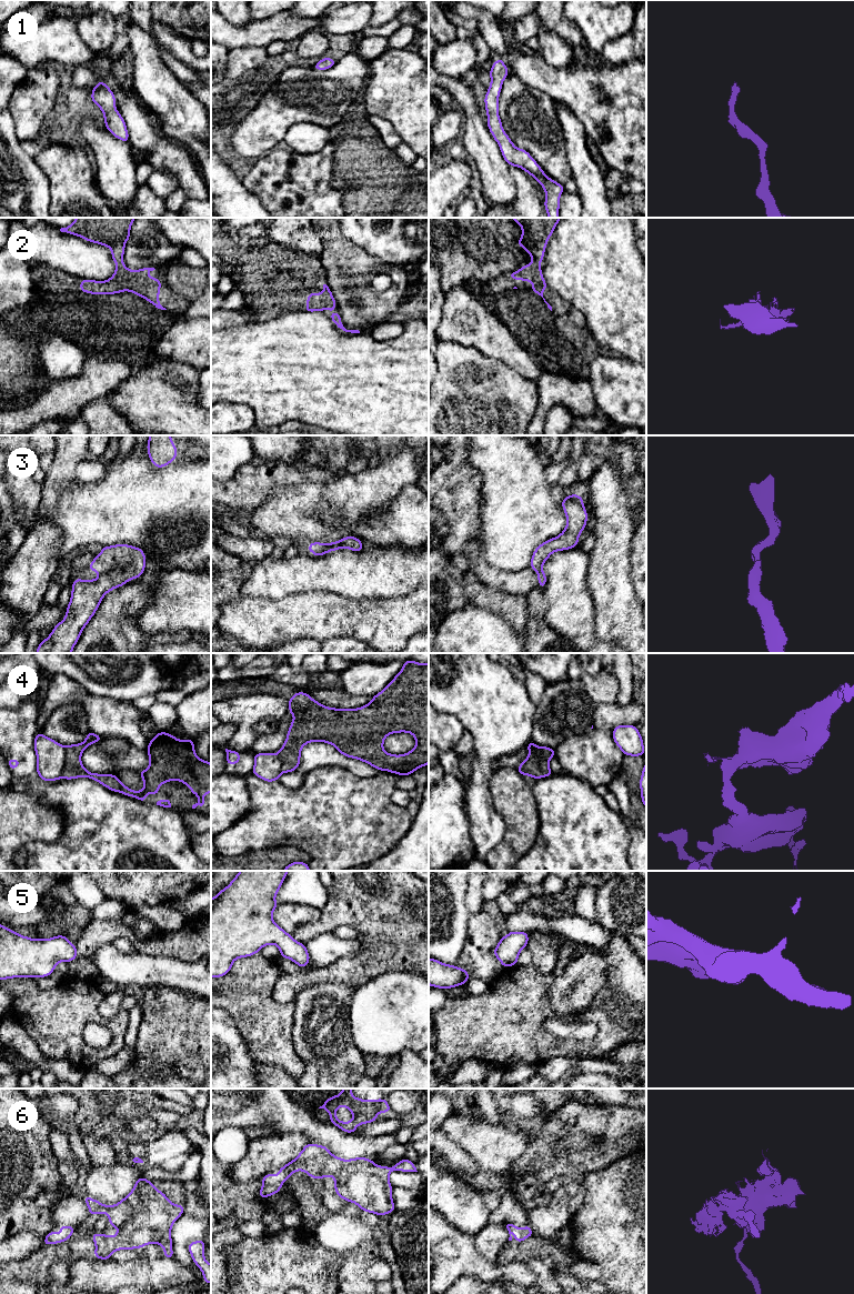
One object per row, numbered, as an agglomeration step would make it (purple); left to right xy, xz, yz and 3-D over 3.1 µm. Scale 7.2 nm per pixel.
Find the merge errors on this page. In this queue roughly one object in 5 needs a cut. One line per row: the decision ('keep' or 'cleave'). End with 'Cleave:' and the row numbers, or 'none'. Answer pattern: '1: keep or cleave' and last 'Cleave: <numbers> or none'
1: keep
2: keep
3: keep
4: cleave
5: keep
6: keep
Cleave: 4

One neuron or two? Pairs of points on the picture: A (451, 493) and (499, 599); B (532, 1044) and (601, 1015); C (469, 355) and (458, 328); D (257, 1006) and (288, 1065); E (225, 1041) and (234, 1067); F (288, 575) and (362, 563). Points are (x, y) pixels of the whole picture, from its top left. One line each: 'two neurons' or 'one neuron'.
A: two neurons
B: one neuron
C: two neurons
D: one neuron
E: one neuron
F: one neuron

